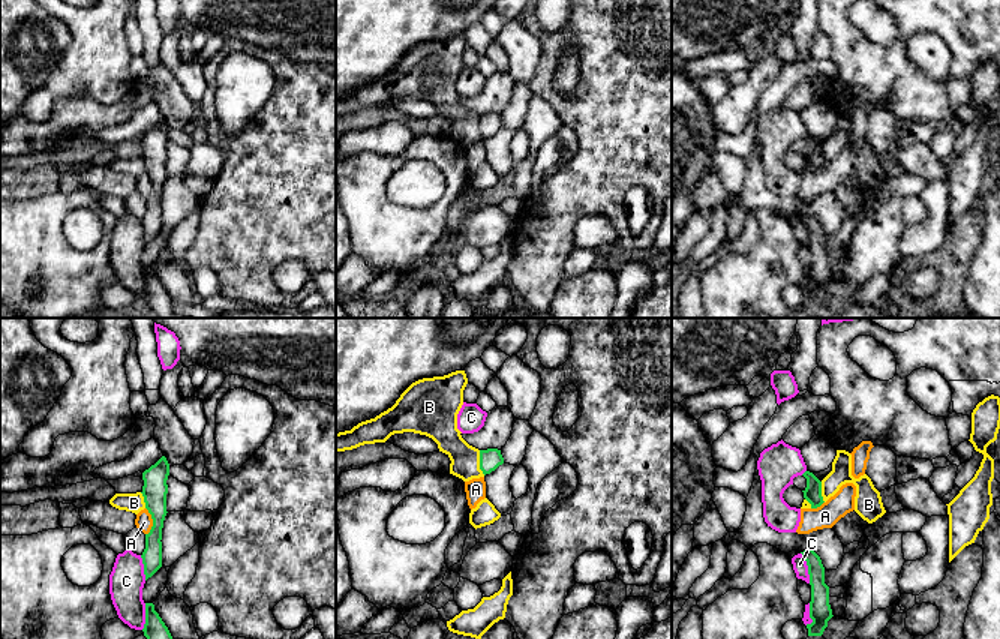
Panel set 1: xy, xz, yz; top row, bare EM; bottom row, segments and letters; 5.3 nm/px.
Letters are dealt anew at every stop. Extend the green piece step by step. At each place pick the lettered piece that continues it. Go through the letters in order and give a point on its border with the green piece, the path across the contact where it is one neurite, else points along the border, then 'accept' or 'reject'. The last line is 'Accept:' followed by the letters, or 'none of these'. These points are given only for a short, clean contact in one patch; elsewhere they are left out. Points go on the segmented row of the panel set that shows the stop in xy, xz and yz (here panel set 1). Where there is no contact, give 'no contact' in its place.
A: contact xy (153, 521); border xy (146, 507), (152, 519), (152, 528), (147, 534); reject
B: contact xz (480, 462); border xz (479, 450), (479, 468), (485, 474); reject
C: contact yz (808, 567); reject
Accept: none of these

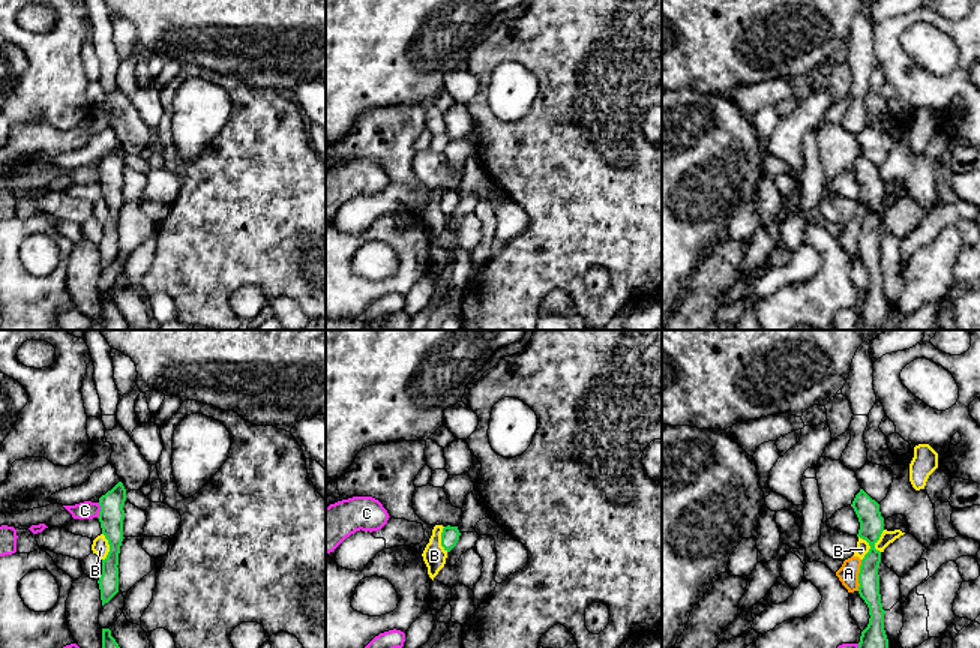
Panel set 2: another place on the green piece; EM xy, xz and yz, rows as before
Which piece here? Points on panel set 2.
A: contact yz (859, 575); border yz (862, 560), (857, 590); reject
B: contact xy (110, 546); border xy (102, 533), (108, 545), (108, 554), (104, 560); reject
C: contact xy (101, 510); border xy (99, 503), (98, 518); reject
Accept: none of these

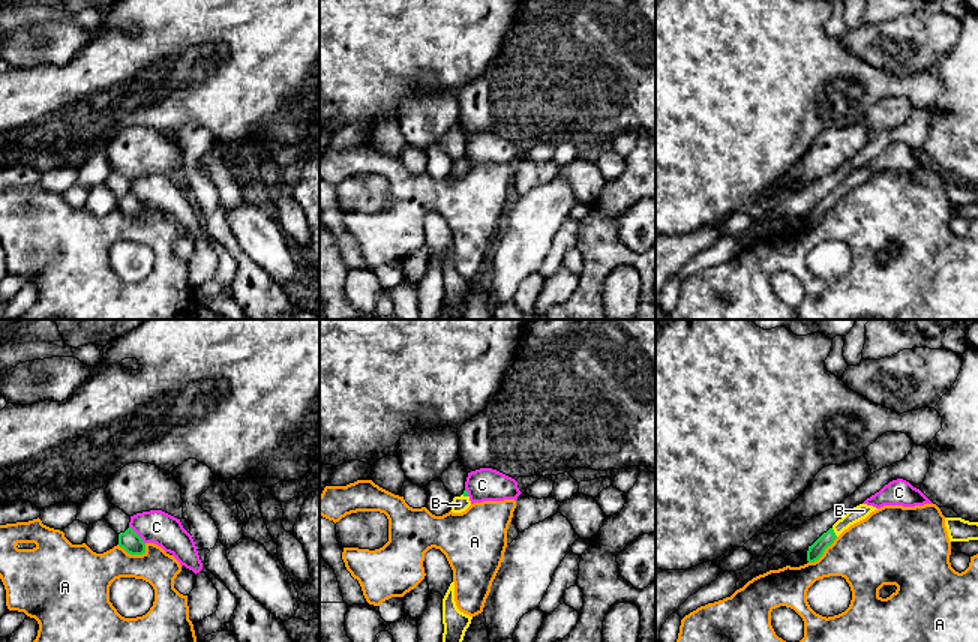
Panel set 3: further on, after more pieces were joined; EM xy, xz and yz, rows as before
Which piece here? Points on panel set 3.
A: contact xy (132, 554); reject
B: contact yz (834, 533); way yz (827, 539), (834, 533), (849, 518), (863, 510); accept
C: contact xy (137, 534); reject
Accept: B

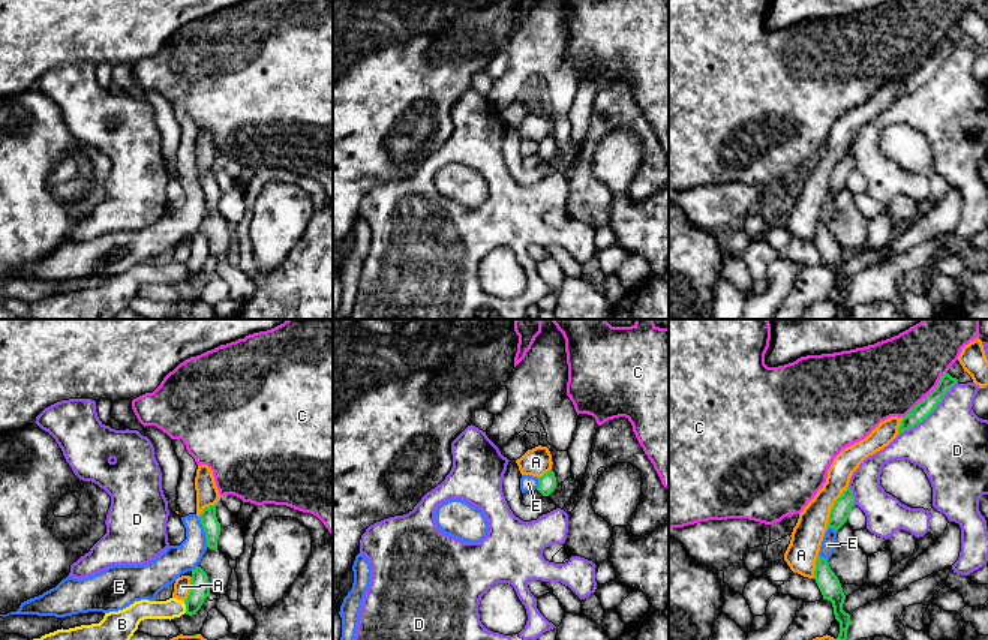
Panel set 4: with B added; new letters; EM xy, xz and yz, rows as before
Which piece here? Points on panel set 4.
A: contact yz (832, 507); reject
B: contact xy (186, 607); reject
C: contact yz (927, 396); reject
D: contact yz (928, 414); reject
E: contact xy (204, 531); reject
Accept: none of these

